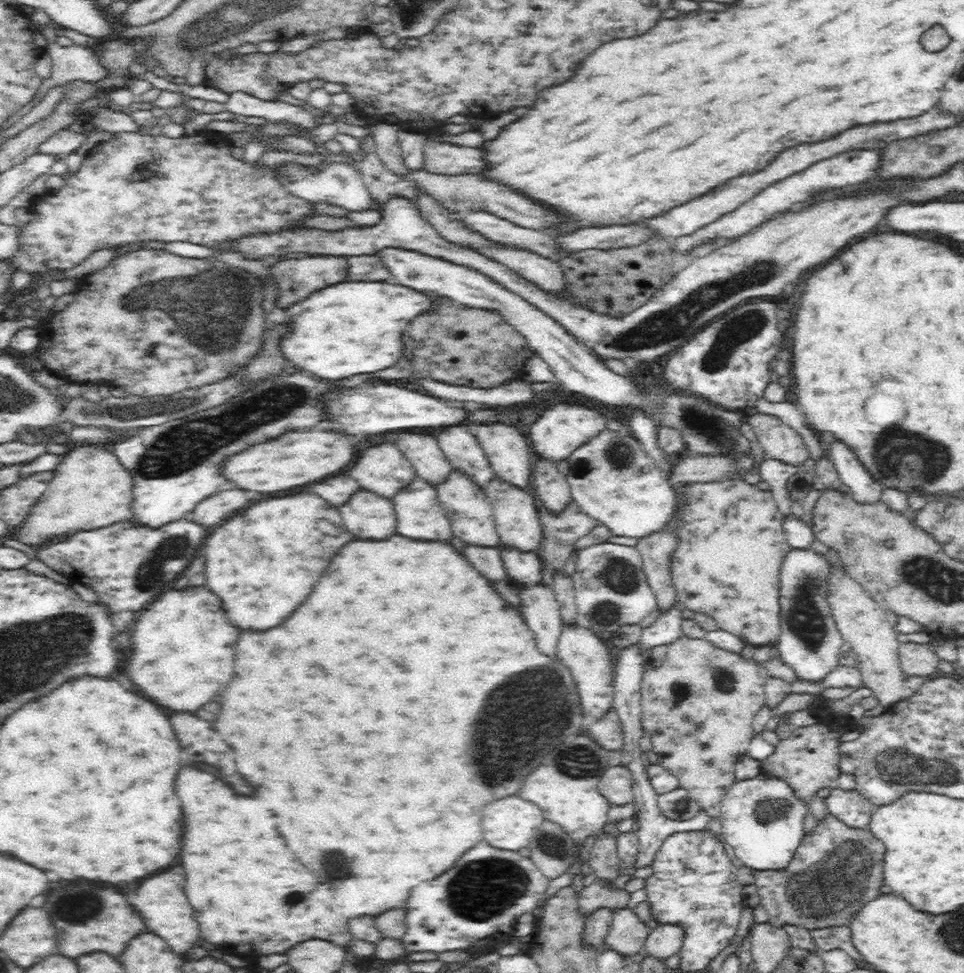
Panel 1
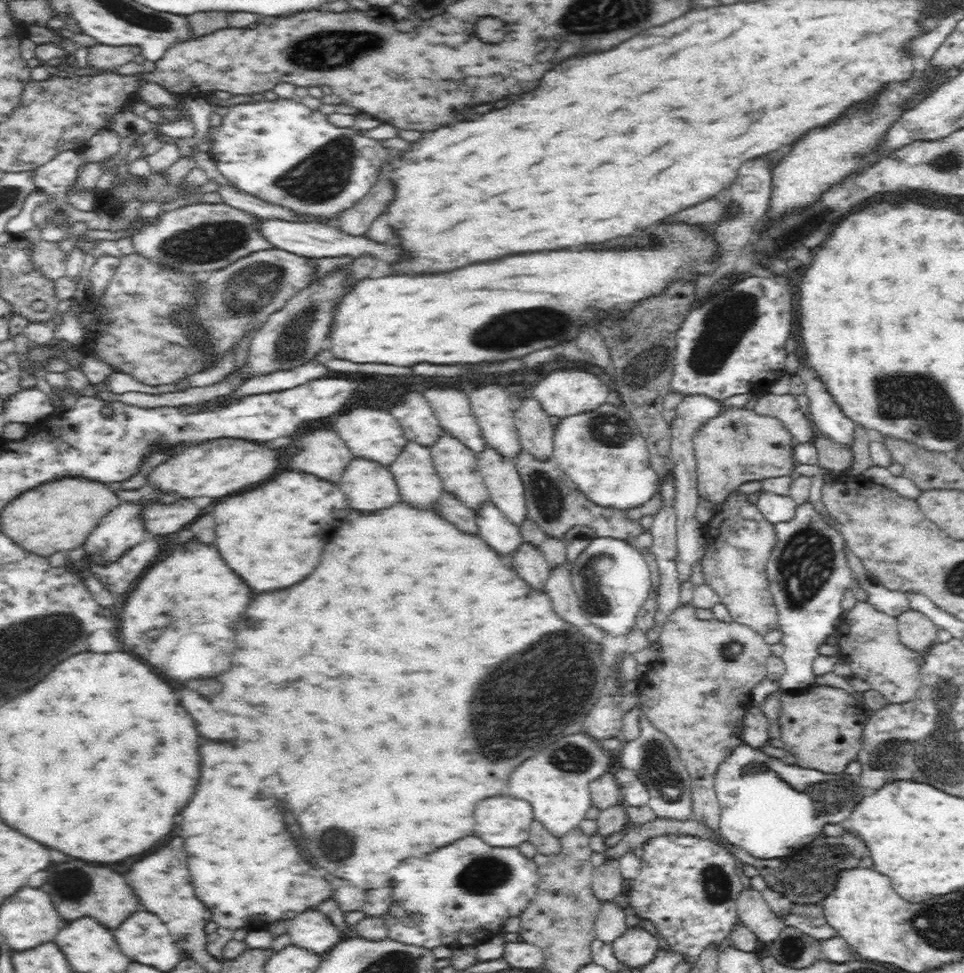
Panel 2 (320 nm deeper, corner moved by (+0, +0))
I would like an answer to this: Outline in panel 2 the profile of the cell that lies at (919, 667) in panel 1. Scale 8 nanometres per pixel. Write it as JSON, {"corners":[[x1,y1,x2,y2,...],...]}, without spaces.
{"corners":[[912,609,898,616,897,627,901,643,923,656,938,640,938,627,925,614]]}

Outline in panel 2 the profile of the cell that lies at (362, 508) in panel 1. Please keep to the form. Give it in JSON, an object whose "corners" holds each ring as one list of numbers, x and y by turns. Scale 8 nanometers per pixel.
{"corners":[[353,458,342,474,339,487,349,508,368,514,401,502,396,481,389,469,362,458]]}

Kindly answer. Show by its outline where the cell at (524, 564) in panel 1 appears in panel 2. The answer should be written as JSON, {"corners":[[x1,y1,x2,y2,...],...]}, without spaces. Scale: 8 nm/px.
{"corners":[[487,501,476,514,479,536,486,545,506,560,514,556,524,544,520,527,512,524,491,501]]}

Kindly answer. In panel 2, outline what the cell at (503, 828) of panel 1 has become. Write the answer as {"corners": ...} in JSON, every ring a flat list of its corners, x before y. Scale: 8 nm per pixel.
{"corners":[[496,796,476,806,476,834,496,847,518,847,528,841,528,830,534,820,530,802]]}

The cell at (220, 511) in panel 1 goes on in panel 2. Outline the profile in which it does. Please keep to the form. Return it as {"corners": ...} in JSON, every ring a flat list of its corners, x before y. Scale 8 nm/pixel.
{"corners":[[180,497,174,504,153,503,144,510,144,521,147,531,151,535,170,534,178,532,182,528,188,528,192,522,196,522,207,508,198,506,190,498]]}

